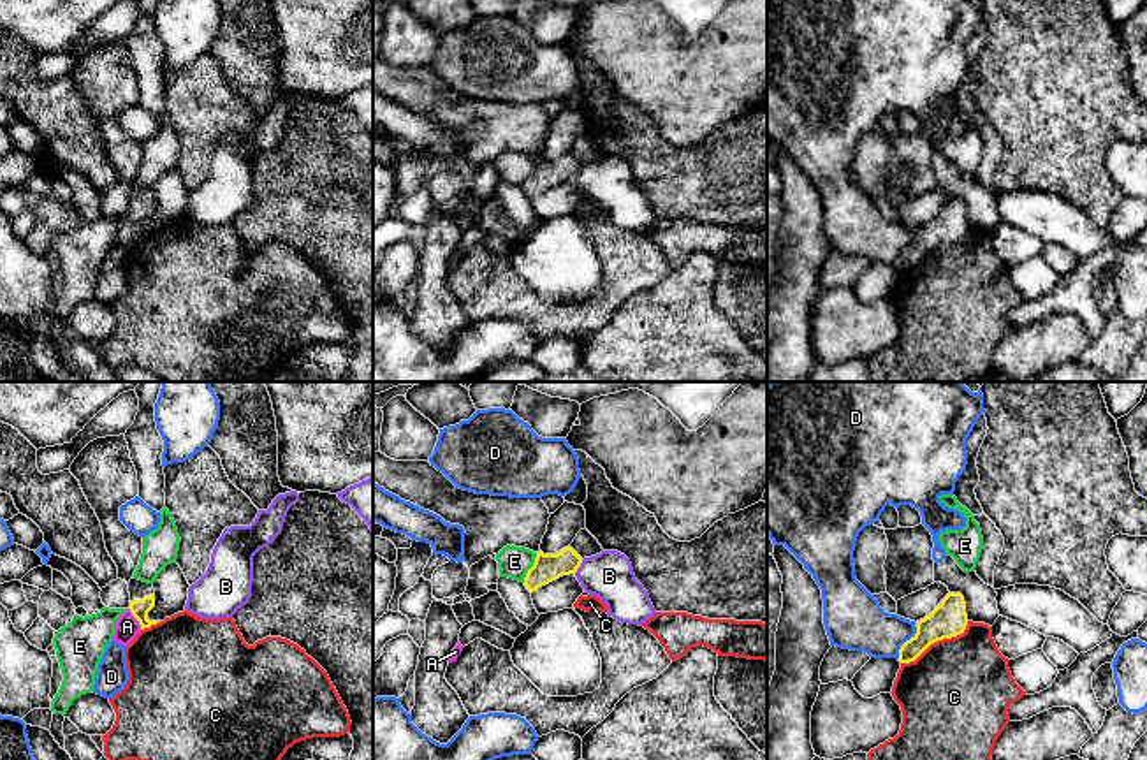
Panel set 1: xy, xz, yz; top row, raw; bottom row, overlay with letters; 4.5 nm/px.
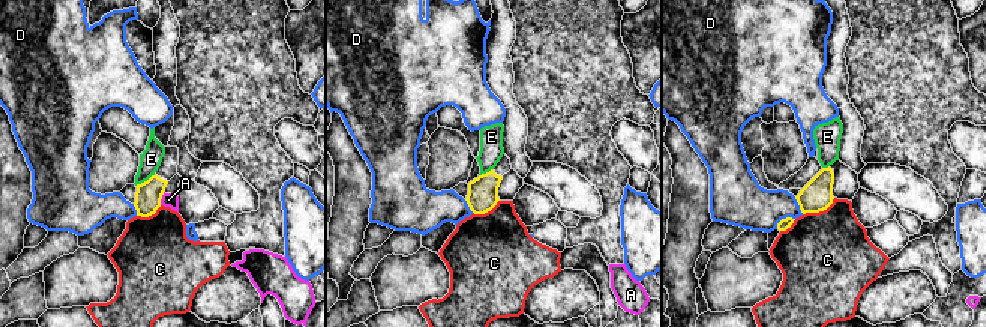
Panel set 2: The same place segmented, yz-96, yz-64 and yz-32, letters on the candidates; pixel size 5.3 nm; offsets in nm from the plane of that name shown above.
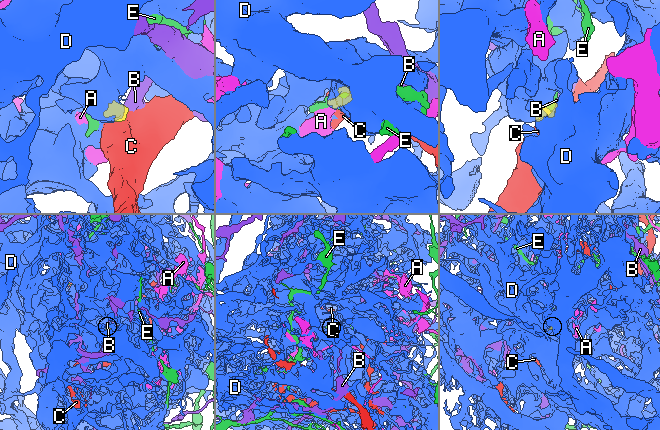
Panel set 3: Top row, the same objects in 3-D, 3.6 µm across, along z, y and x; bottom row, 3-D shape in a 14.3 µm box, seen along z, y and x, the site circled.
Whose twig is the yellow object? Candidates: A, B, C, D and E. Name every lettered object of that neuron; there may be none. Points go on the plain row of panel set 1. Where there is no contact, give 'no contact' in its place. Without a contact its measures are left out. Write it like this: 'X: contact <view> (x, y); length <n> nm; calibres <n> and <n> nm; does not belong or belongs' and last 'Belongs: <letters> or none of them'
A: contact xy (134, 222); length 120 nm; calibres 90 and 110 nm; does not belong
B: contact xz (579, 171); length 80 nm; calibres 130 and 220 nm; does not belong
C: contact yz (936, 247); length 360 nm; calibres 160 and 480 nm; does not belong
D: contact yz (906, 247); length 180 nm; calibres 160 and 260 nm; does not belong
E: contact xz (532, 173); length 150 nm; calibres 130 and 140 nm; does not belong
Belongs: none of them

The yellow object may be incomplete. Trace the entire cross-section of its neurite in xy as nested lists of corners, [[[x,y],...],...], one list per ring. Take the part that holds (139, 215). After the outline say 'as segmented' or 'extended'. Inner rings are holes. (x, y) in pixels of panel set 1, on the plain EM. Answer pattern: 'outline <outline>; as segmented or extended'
outline [[[132,181],[128,188],[130,199],[130,218],[139,227],[141,236],[150,234],[160,227],[150,227],[148,218],[155,213],[155,195],[153,190],[142,188]]]; extended

